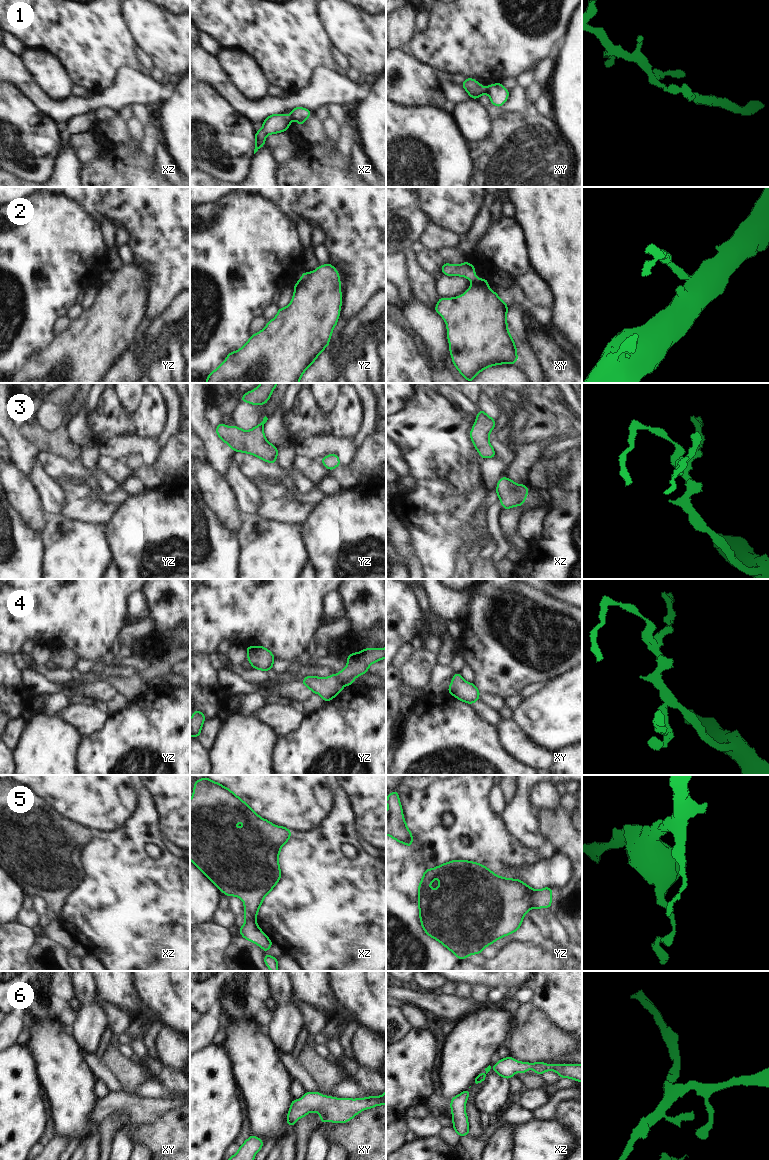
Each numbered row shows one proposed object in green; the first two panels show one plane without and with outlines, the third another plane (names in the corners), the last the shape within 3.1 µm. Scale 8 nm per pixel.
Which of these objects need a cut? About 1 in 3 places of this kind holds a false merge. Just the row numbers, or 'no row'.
1, 2, 5

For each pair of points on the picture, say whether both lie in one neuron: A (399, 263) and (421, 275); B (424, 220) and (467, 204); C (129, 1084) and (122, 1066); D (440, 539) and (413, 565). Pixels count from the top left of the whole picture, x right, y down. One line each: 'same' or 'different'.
A: different
B: different
C: same
D: different

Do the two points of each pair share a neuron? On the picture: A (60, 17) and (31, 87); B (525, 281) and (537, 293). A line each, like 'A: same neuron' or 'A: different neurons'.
A: different neurons
B: same neuron

